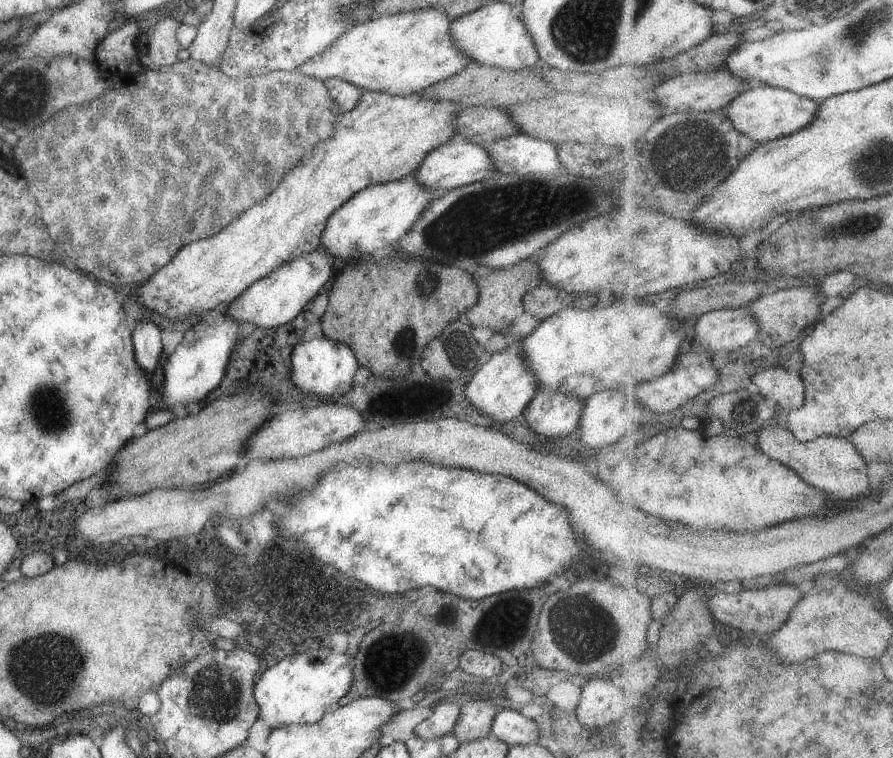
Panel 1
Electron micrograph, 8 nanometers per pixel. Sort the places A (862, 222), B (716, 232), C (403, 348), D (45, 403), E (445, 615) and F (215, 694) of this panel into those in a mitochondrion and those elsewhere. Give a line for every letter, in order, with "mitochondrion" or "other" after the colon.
A: mitochondrion
B: other
C: mitochondrion
D: mitochondrion
E: other
F: mitochondrion

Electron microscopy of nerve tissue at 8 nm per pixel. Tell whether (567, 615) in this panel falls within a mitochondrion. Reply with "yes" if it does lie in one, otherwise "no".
yes

